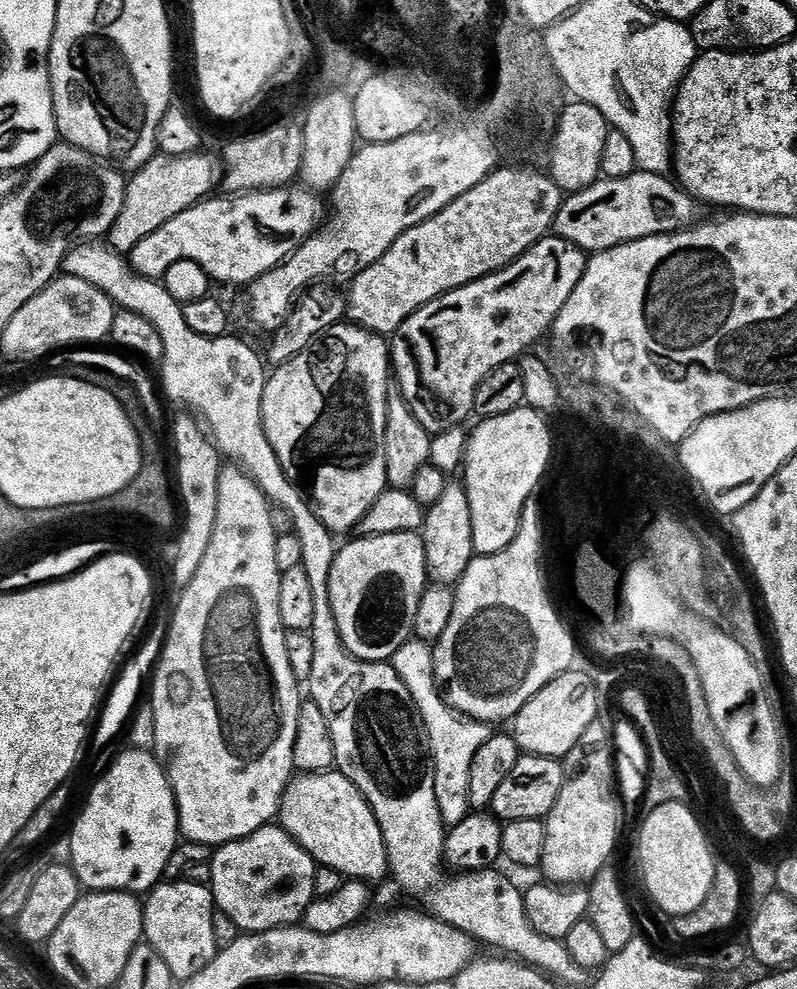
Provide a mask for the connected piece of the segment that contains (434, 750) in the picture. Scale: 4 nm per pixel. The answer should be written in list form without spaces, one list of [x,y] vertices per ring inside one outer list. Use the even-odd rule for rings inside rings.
[[[411,639],[392,656],[392,668],[400,675],[410,698],[416,703],[424,729],[428,731],[428,747],[434,770],[434,794],[438,798],[438,810],[444,816],[445,825],[462,822],[469,815],[468,783],[470,762],[474,754],[494,734],[493,729],[483,720],[472,720],[453,710],[444,700],[434,674],[433,649],[423,640]]]

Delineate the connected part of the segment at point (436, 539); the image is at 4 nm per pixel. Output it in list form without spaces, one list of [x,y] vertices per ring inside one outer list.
[[[449,482],[442,498],[438,498],[438,502],[425,511],[422,535],[429,581],[445,586],[459,584],[474,555],[474,526],[470,522],[470,502],[463,483]]]

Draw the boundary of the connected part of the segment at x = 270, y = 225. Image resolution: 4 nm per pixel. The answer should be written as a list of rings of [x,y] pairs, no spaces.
[[[285,186],[259,192],[219,194],[220,196],[205,198],[190,210],[178,214],[178,218],[170,218],[170,222],[154,230],[150,238],[142,238],[142,242],[138,242],[138,246],[134,246],[134,250],[130,253],[132,269],[138,276],[160,280],[166,274],[166,270],[174,266],[174,262],[193,260],[198,262],[198,266],[202,266],[202,270],[206,270],[209,281],[216,283],[217,280],[220,284],[251,286],[258,278],[262,278],[267,272],[284,263],[321,227],[320,215],[323,214],[324,208],[316,197],[319,195],[307,186],[296,187]]]

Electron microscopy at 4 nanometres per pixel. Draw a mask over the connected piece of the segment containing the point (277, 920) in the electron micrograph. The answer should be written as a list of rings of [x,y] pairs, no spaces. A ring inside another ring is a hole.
[[[280,826],[260,828],[245,840],[219,845],[213,851],[211,866],[210,887],[219,915],[244,934],[299,925],[316,899],[314,878],[318,865]]]

